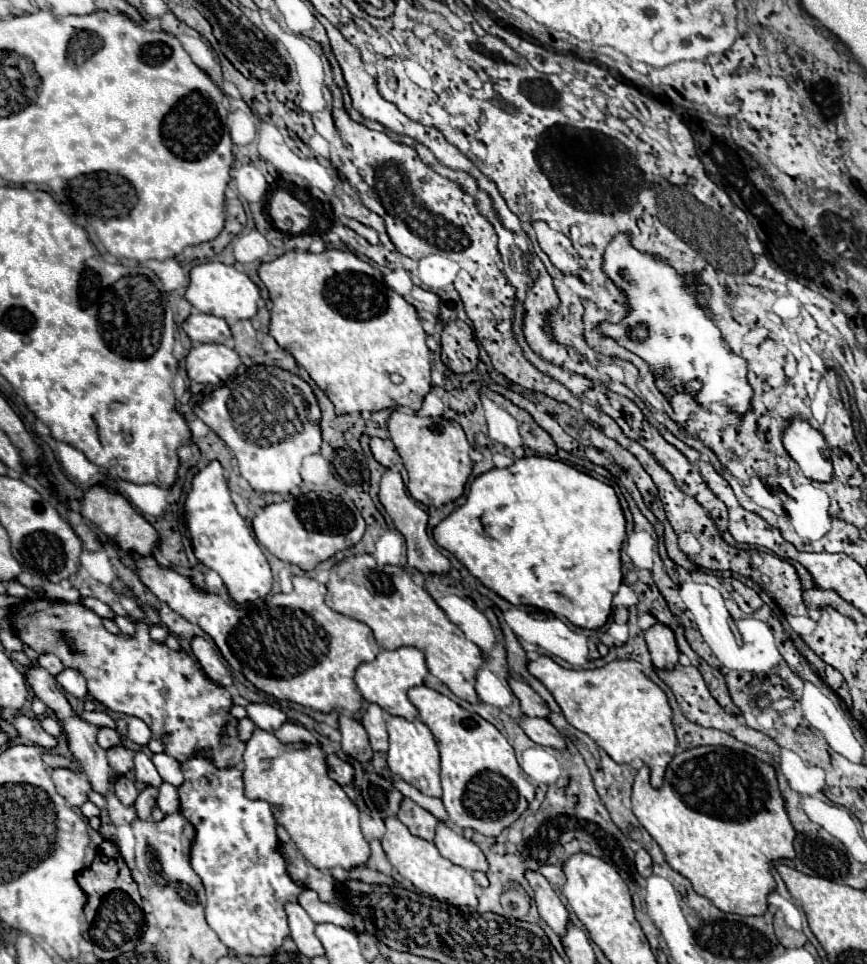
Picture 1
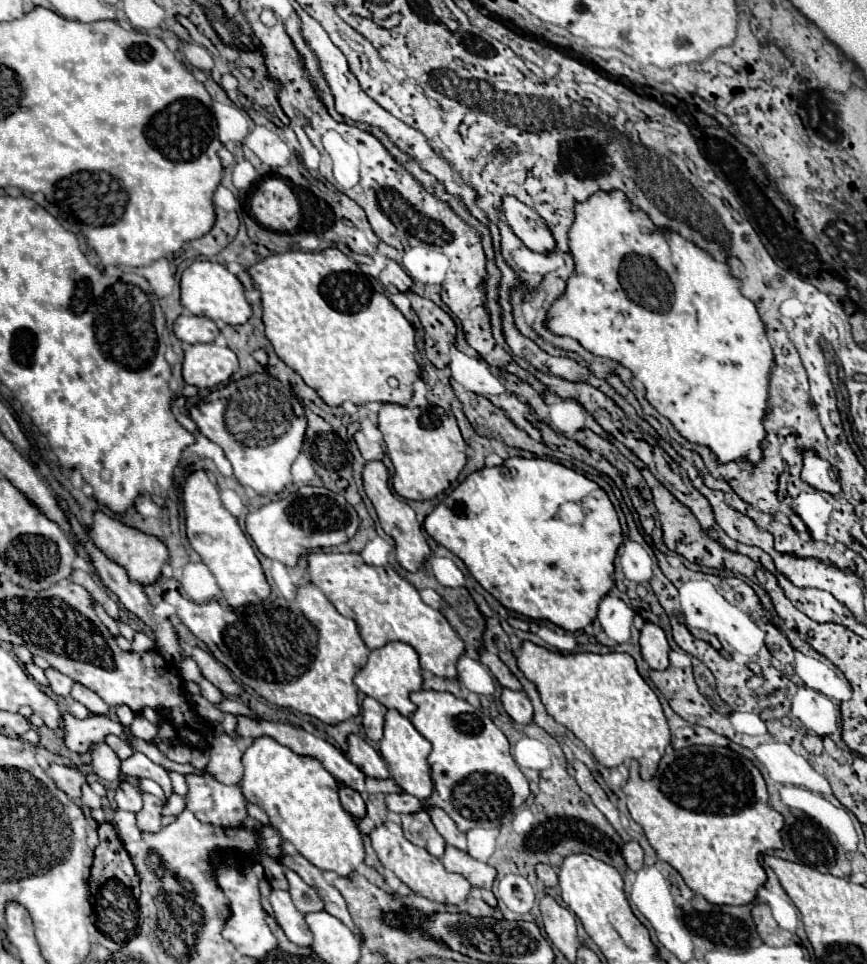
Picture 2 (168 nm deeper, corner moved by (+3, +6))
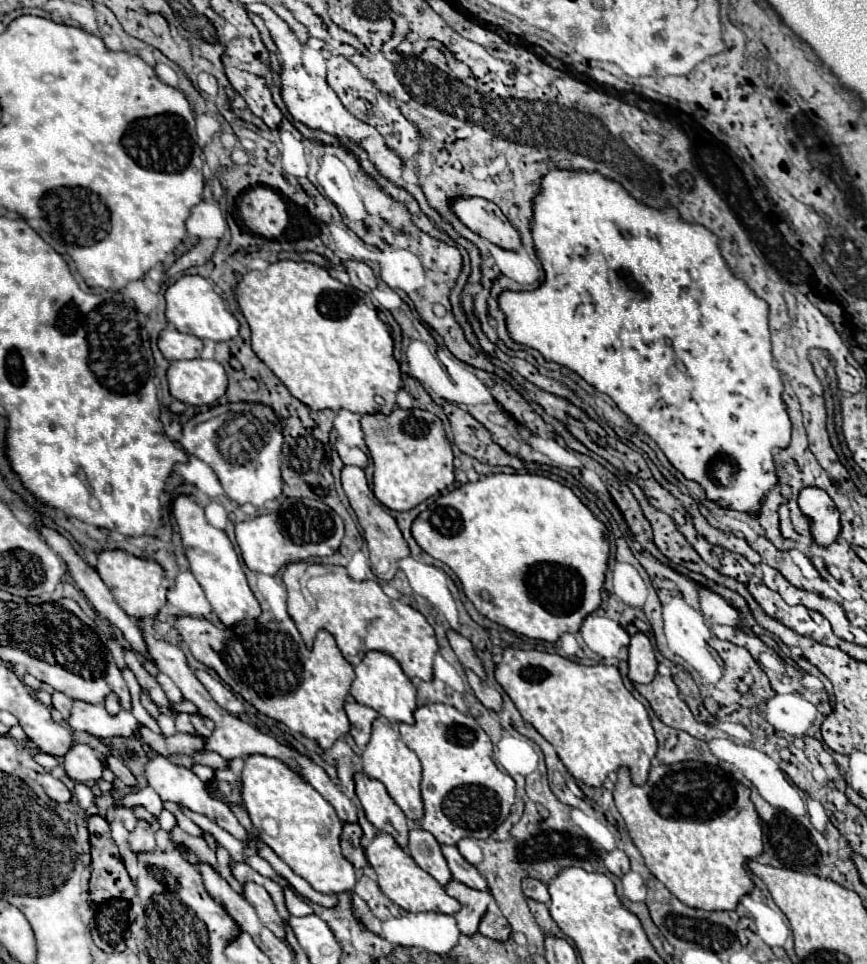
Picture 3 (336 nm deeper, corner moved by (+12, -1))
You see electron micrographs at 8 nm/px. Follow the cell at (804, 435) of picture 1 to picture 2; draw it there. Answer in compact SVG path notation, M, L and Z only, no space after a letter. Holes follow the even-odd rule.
M812 451L804 453L804 467L802 467L802 481L814 487L816 491L824 491L830 495L840 495L840 483L832 465Z

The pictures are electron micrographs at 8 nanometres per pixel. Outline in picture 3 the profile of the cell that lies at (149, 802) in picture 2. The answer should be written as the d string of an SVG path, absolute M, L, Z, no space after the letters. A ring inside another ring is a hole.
M139 820L135 830L129 834L129 844L133 852L141 850L155 850L155 838L153 838L153 826L147 820Z

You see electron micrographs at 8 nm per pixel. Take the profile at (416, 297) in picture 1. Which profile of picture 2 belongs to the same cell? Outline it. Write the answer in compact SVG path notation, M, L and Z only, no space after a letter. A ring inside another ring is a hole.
M386 261L386 267L378 275L378 281L386 285L394 285L400 293L406 293L412 285L412 279L406 275L406 271L396 263L396 261Z

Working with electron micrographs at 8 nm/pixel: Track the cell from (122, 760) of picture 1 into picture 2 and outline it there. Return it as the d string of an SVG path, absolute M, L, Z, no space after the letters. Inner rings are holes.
M98 743L98 747L92 747L90 755L92 755L90 767L100 779L104 779L104 781L118 779L120 759L114 755L114 751L106 743Z

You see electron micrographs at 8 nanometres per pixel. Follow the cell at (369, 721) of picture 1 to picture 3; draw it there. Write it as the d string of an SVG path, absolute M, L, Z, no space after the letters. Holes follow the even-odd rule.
M353 700L345 704L345 712L351 722L351 736L355 738L357 746L363 748L371 738L371 724L377 718L377 712L373 708L357 704Z

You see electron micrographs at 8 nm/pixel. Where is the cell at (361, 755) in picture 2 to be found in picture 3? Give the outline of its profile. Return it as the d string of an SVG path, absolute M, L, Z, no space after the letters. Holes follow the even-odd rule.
M365 772L355 774L355 792L357 798L361 800L361 806L365 810L365 816L371 824L375 824L381 832L391 834L401 848L405 848L407 834L409 834L409 824L407 816L403 810L393 802L385 786L369 778Z

